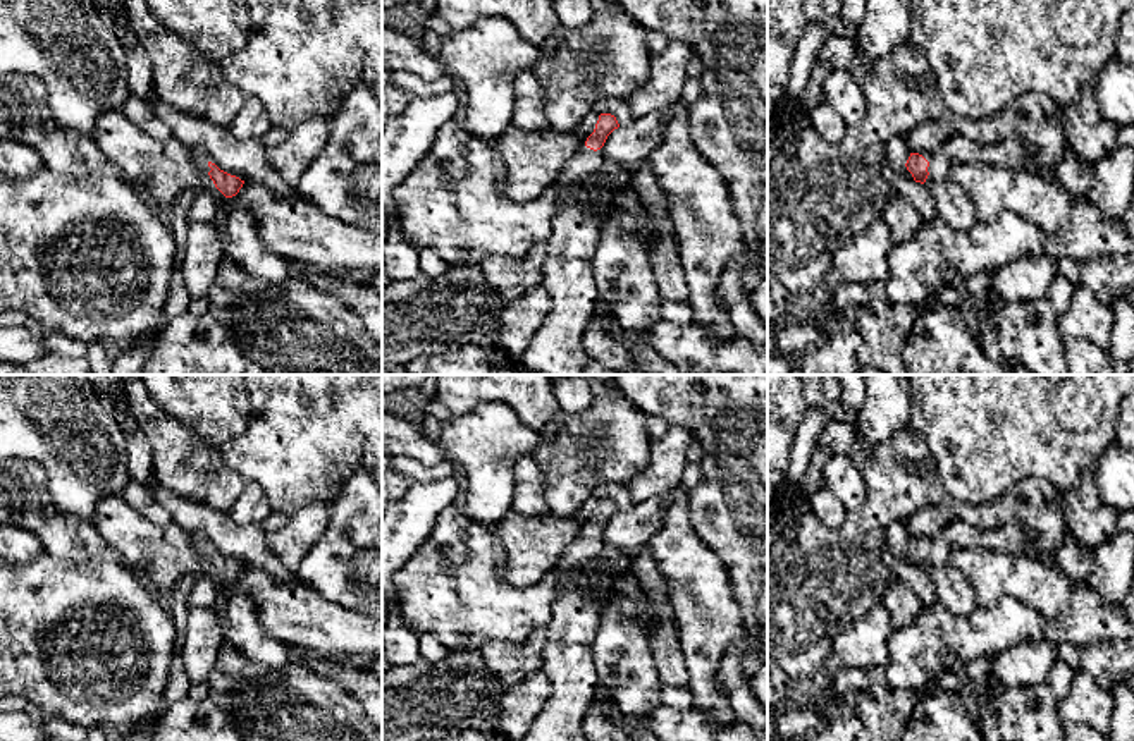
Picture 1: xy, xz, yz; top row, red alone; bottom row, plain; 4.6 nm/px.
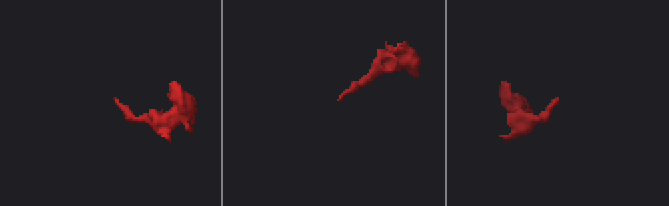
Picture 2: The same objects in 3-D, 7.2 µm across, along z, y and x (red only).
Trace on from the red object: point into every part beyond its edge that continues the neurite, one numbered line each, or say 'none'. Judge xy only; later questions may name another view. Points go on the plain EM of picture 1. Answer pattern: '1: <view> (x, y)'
1: xy (200, 540)

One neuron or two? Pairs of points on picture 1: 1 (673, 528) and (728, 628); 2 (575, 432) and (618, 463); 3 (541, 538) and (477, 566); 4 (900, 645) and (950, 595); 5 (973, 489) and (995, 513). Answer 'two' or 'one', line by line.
1: one
2: one
3: two
4: two
5: two

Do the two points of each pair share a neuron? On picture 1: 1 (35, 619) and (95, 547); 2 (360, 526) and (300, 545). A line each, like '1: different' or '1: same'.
1: different
2: different

